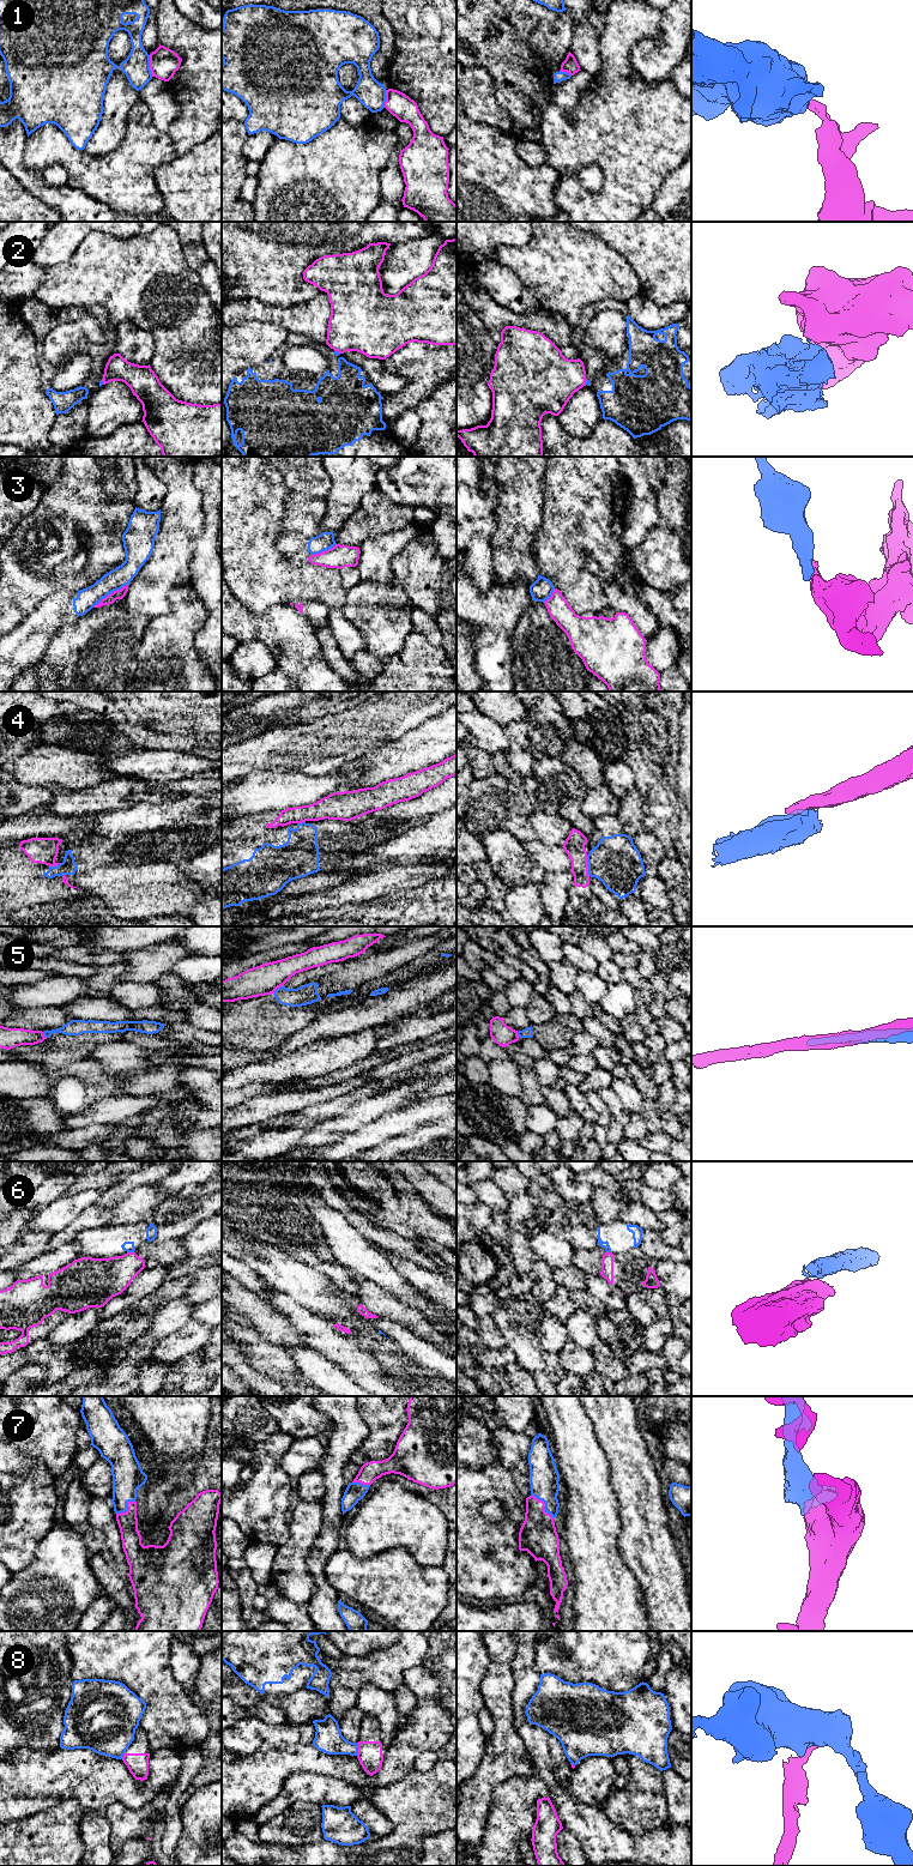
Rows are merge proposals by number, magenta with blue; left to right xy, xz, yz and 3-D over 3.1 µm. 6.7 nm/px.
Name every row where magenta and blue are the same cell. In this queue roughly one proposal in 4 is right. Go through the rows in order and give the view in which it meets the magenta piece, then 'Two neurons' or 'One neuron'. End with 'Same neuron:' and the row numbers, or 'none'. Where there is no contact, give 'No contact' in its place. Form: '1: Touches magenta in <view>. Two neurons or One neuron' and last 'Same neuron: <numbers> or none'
1: Touches magenta in xy. Two neurons
2: Touches magenta in xz. Two neurons
3: Touches magenta in xy. Two neurons
4: Touches magenta in yz. Two neurons
5: Touches magenta in xz. Two neurons
6: Touches magenta in xy. Two neurons
7: Touches magenta in yz. One neuron
8: Touches magenta in xz. Two neurons
Same neuron: 7

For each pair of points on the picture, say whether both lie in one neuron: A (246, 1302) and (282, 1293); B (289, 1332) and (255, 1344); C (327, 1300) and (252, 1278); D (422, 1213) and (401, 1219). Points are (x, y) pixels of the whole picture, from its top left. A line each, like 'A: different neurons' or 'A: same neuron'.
A: different neurons
B: different neurons
C: different neurons
D: same neuron

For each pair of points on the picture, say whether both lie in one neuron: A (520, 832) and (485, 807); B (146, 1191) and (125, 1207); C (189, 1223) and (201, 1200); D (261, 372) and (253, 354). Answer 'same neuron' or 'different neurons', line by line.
A: same neuron
B: same neuron
C: same neuron
D: different neurons

